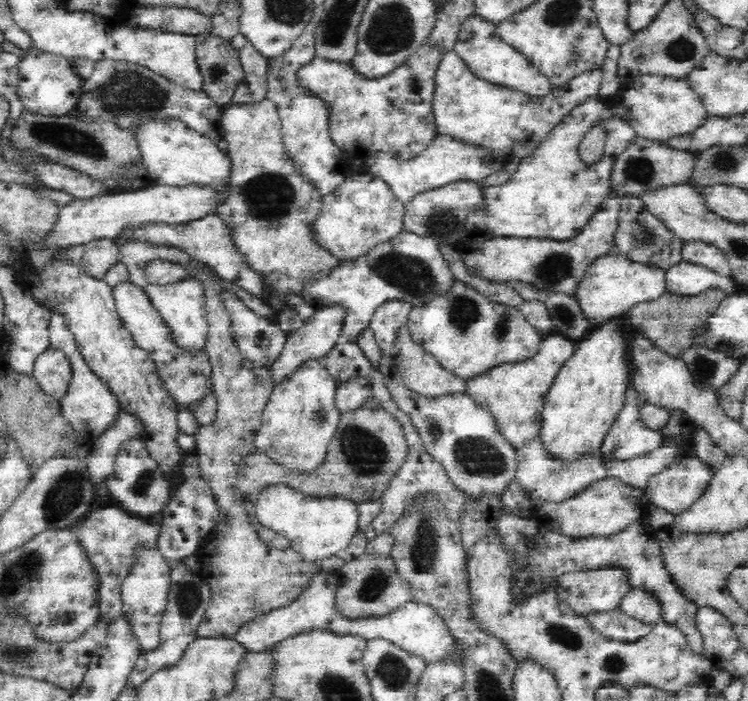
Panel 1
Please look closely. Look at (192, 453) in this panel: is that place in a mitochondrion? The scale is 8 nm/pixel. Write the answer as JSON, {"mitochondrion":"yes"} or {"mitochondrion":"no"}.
{"mitochondrion":"no"}

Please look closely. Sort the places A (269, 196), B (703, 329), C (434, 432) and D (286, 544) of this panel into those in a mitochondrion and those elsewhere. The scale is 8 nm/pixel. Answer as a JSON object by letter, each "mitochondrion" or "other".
{"A":"mitochondrion","B":"other","C":"mitochondrion","D":"other"}

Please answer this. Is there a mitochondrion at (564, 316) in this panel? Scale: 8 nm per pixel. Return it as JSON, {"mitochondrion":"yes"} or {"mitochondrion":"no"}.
{"mitochondrion":"no"}

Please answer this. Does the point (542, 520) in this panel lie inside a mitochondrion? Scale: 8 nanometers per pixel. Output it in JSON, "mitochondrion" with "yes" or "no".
{"mitochondrion":"no"}

